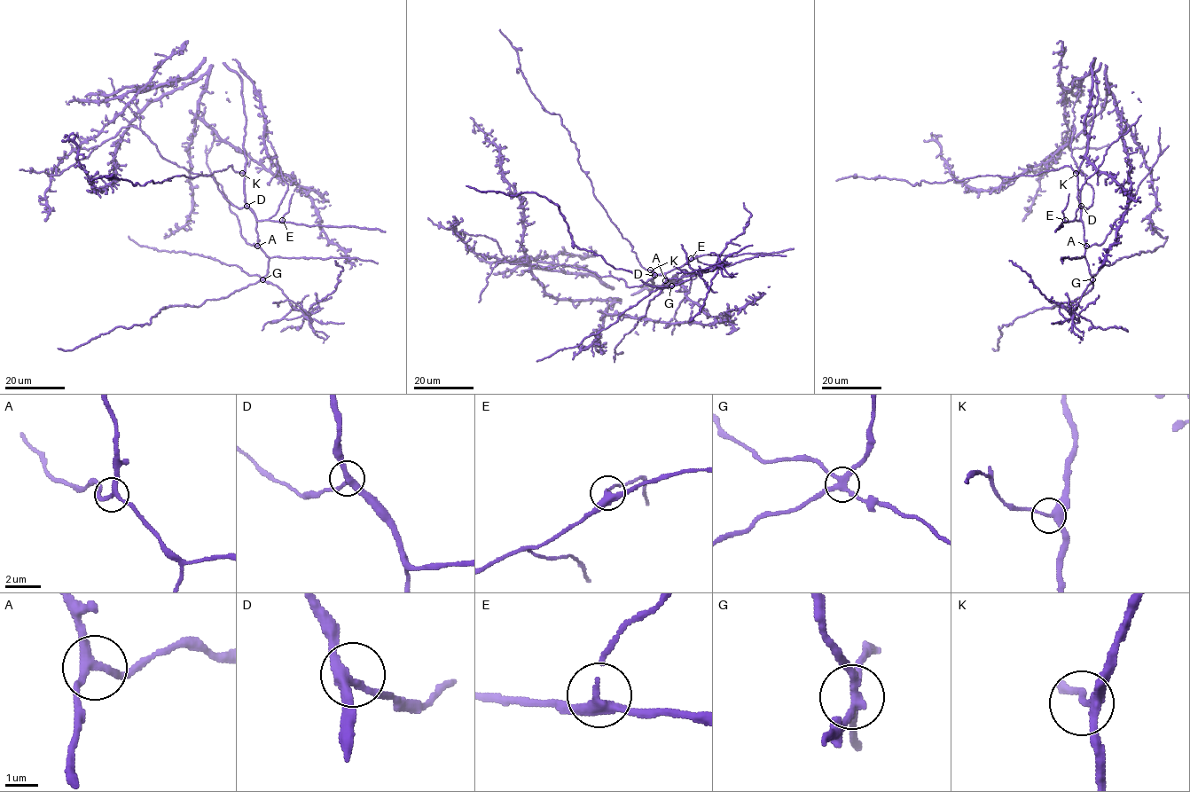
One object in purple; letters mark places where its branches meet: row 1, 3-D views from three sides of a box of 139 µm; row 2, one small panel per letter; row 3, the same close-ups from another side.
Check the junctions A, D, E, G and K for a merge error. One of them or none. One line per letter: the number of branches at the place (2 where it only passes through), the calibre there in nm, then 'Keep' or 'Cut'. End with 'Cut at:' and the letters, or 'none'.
A: Branches: 3. Thickness 240 nm. Keep
D: Branches: 3. Thickness 280 nm. Keep
E: Branches: 3. Thickness 280 nm. Keep
G: Branches: 4. Thickness 280 nm. Cut
K: Branches: 3. Thickness 260 nm. Keep
Cut at: G

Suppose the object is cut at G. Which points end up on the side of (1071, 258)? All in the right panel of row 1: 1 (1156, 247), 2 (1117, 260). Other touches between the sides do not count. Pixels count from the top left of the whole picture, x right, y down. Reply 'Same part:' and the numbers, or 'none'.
Same part: none

